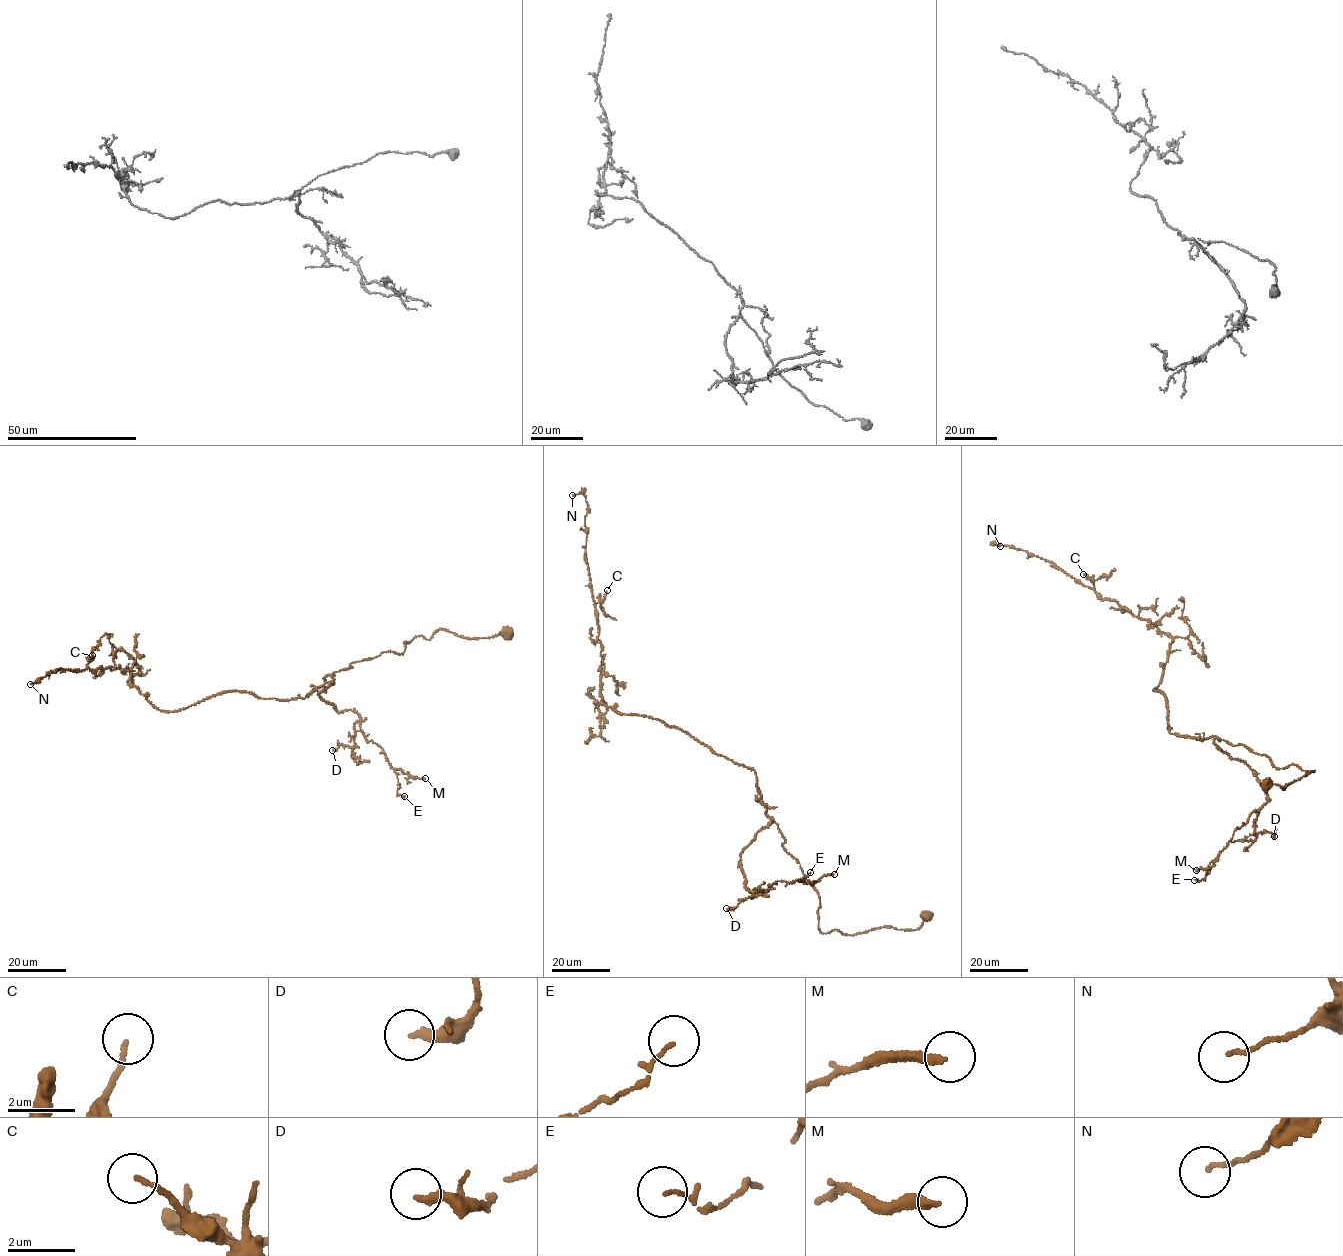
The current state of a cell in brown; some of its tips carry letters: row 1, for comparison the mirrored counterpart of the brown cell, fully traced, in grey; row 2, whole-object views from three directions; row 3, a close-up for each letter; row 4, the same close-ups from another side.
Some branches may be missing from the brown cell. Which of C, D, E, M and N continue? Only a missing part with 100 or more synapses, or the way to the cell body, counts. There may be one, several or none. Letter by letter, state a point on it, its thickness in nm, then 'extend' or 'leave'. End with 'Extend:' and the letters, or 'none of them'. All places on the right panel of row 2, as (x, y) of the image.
C: (1083, 574) | 130 nm | leave
D: (1274, 836) | 240 nm | leave
E: (1194, 880) | 60 nm | leave
M: (1196, 870) | 280 nm | leave
N: (1000, 546) | 110 nm | leave
Extend: none of them

